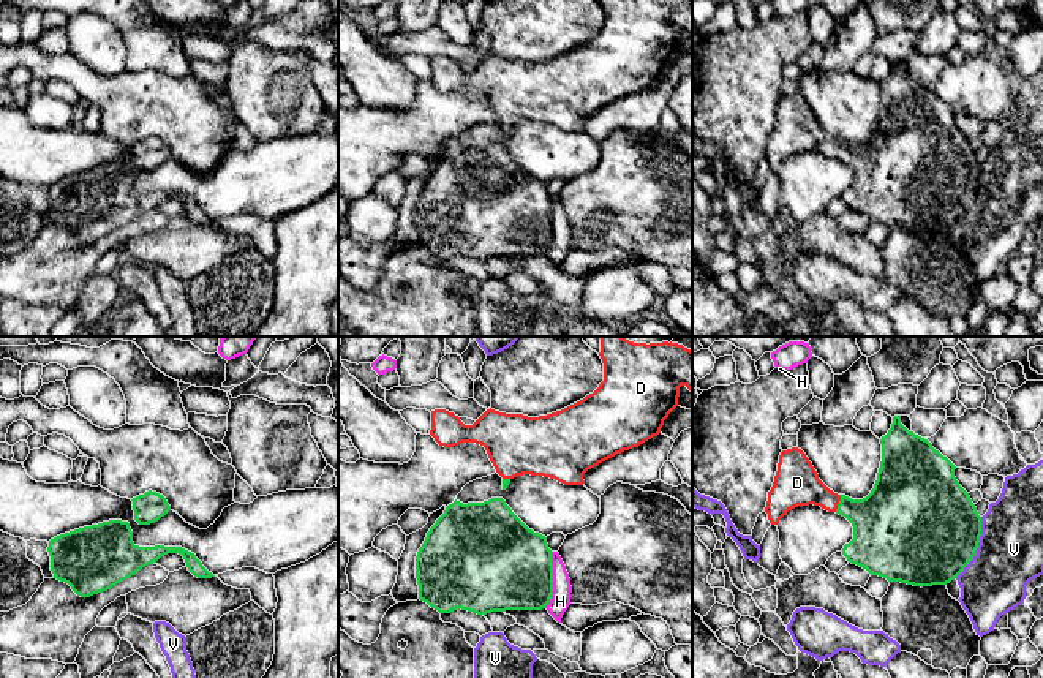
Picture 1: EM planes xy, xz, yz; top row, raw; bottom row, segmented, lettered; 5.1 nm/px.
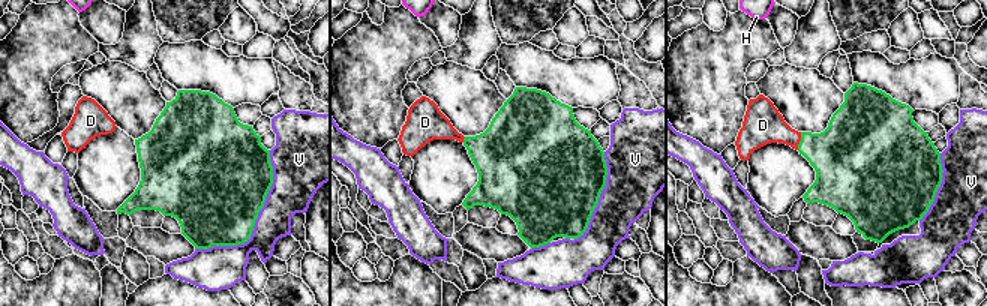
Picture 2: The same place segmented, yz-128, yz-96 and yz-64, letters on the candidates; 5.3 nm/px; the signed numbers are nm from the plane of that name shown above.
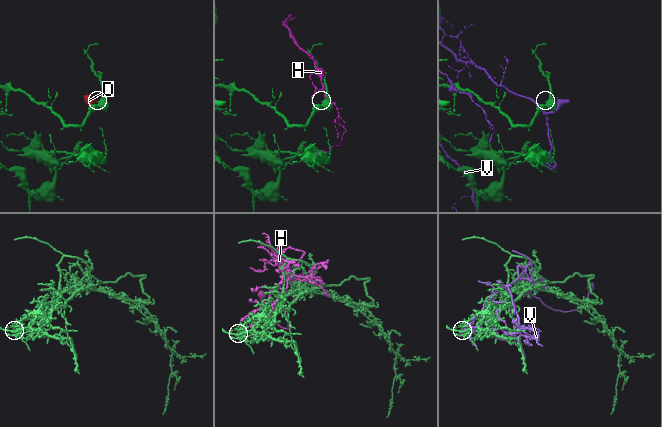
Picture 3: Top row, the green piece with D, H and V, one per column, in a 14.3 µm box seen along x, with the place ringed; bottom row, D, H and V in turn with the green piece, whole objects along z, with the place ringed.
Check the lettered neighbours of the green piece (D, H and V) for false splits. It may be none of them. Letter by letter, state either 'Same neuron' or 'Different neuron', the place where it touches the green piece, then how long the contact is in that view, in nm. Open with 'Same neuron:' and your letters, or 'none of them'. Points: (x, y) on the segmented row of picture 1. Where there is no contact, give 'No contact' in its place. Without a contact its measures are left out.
Same neuron: D
D: Same neuron. Touches green at yz (839, 503). Shared border 90 nm
H: Different neuron. Touches green at xz (552, 580). Shared border 280 nm
V: Different neuron. Touches green at yz (977, 547). Shared border 340 nm

